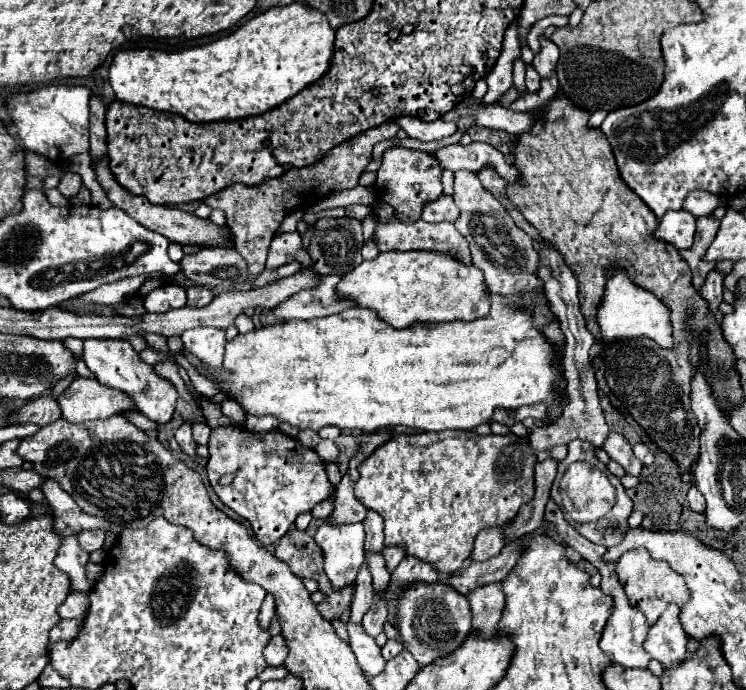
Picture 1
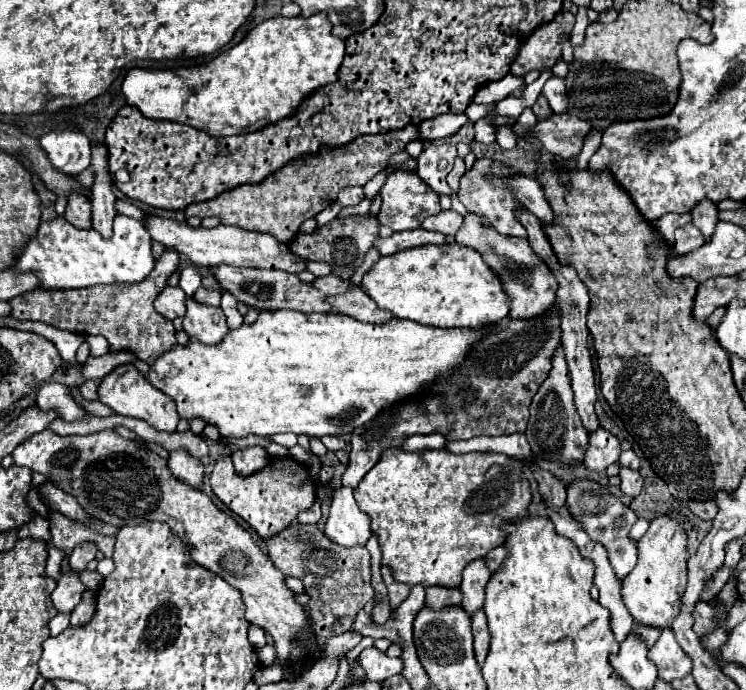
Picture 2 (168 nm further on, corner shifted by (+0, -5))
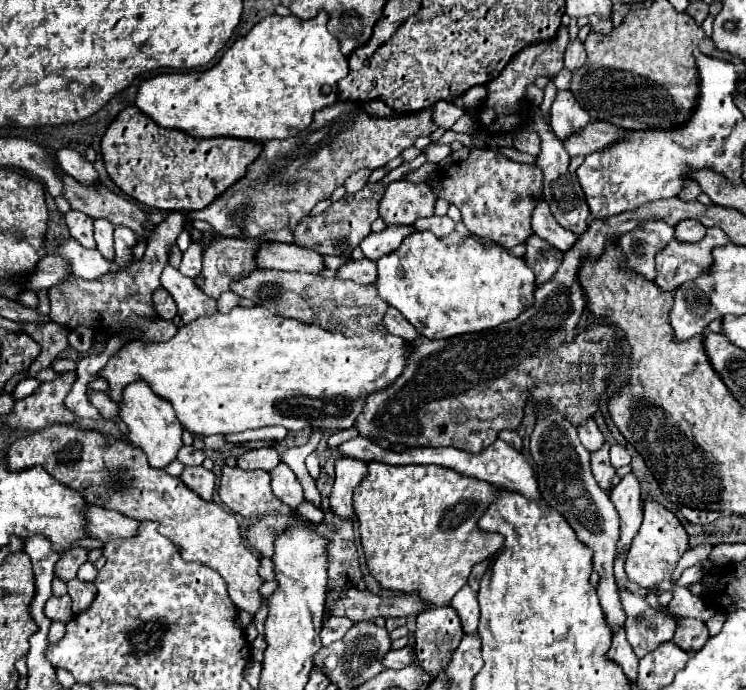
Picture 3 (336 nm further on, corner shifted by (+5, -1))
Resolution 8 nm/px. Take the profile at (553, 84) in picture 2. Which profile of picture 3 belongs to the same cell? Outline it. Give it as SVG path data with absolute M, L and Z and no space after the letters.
M557 91L551 103L551 129L557 133L557 137L565 139L565 135L585 127L589 121L589 113L581 109L569 91Z

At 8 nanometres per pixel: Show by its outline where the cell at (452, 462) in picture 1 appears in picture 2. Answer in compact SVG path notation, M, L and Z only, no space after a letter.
M386 449L380 461L364 475L356 487L356 501L362 511L372 519L372 533L378 537L382 549L382 565L392 569L392 577L410 587L440 585L460 587L462 569L498 545L504 543L500 525L504 521L516 521L528 513L530 483L522 473L520 459L512 459L500 453L468 453L454 455L448 451L414 451Z

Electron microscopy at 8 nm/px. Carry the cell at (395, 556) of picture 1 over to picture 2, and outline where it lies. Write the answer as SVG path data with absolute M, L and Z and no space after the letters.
M382 567L382 577L384 577L384 583L388 587L388 597L390 597L390 607L392 607L392 615L394 615L394 609L398 609L398 605L402 605L402 601L406 601L408 593L410 593L410 585L402 585L402 583L396 583L392 579L392 571L388 567Z

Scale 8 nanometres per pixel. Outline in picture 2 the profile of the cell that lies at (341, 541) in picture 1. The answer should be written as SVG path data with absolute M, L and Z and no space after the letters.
M338 487L330 505L324 533L342 547L366 545L370 539L370 517L362 513L354 499L354 489Z

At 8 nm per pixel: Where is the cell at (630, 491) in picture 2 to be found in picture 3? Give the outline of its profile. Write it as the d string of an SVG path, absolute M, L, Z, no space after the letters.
M627 473L613 489L611 489L611 501L619 513L621 519L621 539L619 539L619 551L631 545L631 539L637 535L637 529L641 525L643 509L639 499L639 481L633 473Z

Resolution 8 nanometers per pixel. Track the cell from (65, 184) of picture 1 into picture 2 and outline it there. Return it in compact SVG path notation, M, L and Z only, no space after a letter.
M72 193L68 197L68 207L66 207L64 219L70 221L76 229L92 229L88 199L82 197L80 193Z

